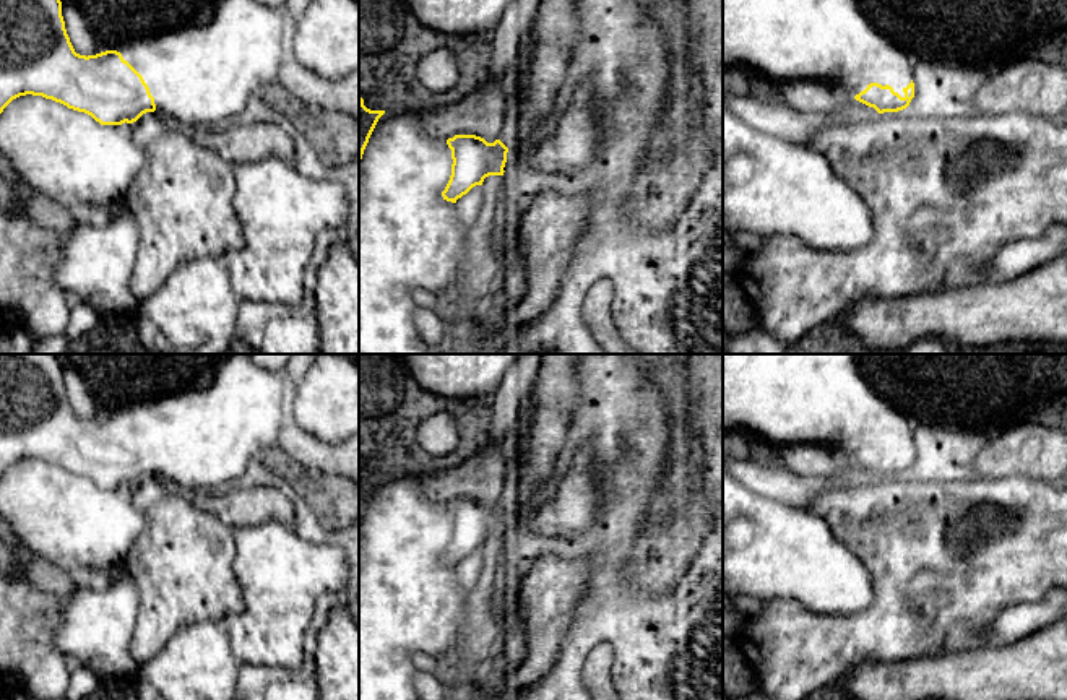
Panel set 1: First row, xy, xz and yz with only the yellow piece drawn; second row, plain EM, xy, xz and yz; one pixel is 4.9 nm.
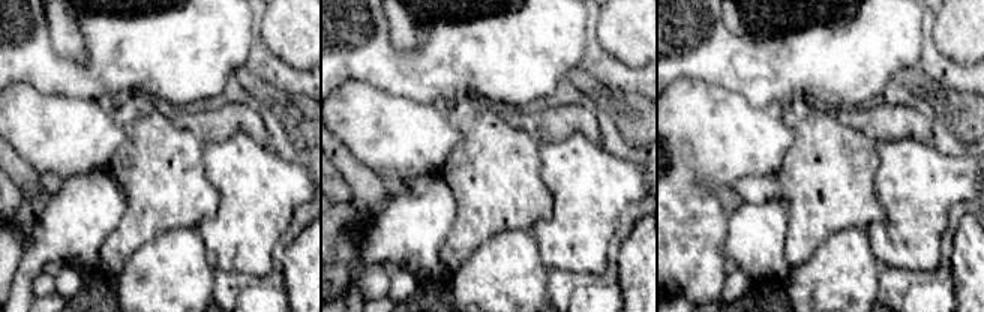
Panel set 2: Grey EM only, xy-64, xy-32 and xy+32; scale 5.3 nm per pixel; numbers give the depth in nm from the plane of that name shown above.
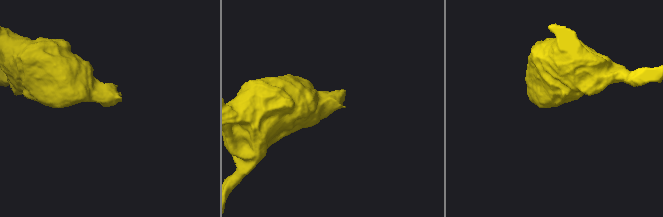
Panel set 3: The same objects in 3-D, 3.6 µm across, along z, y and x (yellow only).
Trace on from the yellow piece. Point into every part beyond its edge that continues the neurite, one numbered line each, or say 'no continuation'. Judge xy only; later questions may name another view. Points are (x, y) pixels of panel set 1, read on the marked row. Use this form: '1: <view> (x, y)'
1: xy (203, 75)

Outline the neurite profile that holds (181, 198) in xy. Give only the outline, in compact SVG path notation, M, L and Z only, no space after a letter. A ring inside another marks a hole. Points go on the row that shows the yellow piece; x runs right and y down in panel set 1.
M156 110L130 123L128 132L146 156L120 200L140 229L130 291L141 302L154 294L182 263L195 258L224 258L229 250L239 250L245 240L232 206L235 179L229 161L200 146L190 130Z

